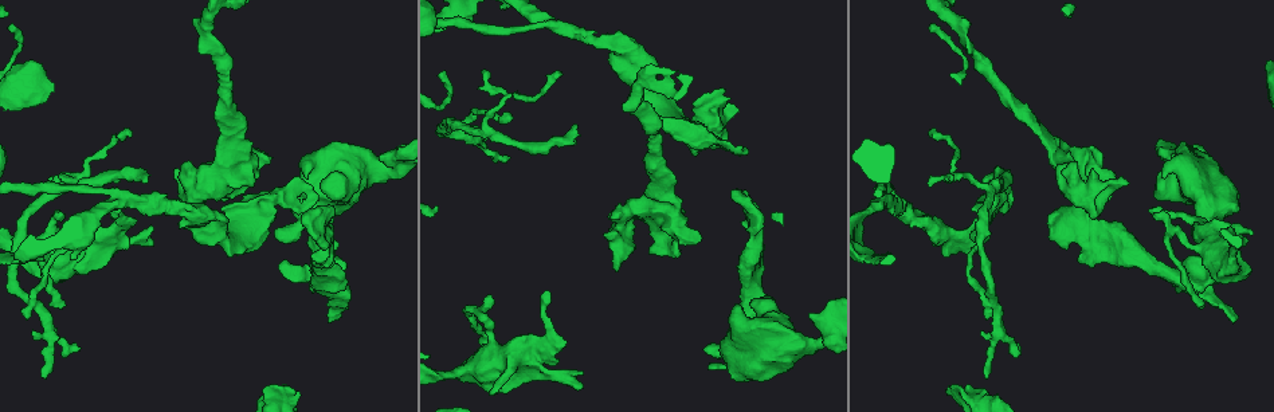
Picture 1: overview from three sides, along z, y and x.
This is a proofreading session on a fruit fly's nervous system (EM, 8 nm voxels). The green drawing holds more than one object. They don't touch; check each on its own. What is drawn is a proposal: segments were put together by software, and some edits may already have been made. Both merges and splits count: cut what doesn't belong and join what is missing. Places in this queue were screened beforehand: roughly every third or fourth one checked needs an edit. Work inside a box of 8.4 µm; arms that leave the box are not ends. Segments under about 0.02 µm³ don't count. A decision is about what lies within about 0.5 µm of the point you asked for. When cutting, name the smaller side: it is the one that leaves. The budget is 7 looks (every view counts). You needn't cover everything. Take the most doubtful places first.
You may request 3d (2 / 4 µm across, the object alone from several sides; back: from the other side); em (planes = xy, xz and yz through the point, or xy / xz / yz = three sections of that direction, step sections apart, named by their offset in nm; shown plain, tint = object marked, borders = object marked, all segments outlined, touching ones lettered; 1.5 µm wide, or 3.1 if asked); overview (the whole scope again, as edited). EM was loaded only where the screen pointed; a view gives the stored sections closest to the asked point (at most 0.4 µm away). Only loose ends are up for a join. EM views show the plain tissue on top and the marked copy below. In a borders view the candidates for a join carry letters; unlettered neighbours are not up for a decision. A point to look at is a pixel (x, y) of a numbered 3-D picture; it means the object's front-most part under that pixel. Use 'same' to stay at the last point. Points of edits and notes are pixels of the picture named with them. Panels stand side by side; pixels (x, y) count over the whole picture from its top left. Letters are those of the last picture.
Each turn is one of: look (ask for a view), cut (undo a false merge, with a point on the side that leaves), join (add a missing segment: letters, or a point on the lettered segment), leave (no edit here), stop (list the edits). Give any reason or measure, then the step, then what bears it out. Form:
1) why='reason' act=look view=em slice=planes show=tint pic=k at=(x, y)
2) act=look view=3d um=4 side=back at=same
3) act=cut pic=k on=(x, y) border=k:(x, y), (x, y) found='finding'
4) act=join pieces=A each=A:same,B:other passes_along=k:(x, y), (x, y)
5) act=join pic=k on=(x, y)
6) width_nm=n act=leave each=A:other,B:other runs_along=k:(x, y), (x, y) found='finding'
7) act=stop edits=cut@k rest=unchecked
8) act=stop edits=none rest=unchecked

why='free end' act=look view=3d um=2 pic=1 at=(1237, 318)

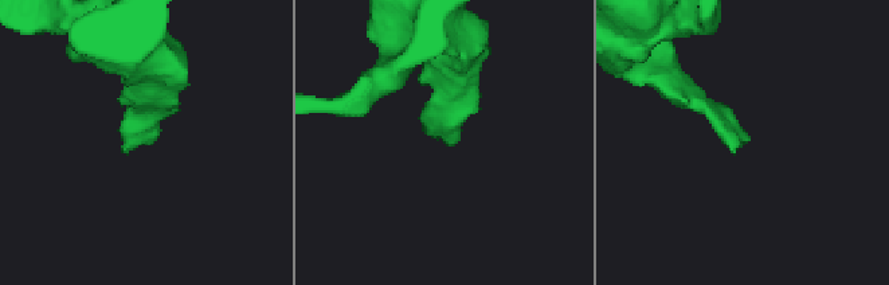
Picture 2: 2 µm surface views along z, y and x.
why='need the tissue' act=look view=em slice=planes show=borders pic=2 at=(429, 133)

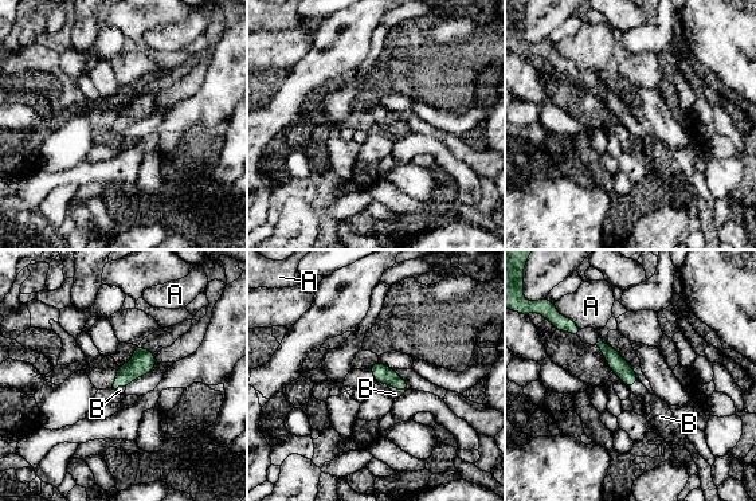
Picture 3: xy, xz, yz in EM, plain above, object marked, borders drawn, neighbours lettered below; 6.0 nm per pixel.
act=join pieces=B each=A:other,B:same passes_along=3:(382, 374), (396, 388), (395, 394) found='the neuron continues'

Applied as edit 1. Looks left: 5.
why='free end' act=look view=em slice=xy step=4 show=borders pic=1 at=(77, 348)

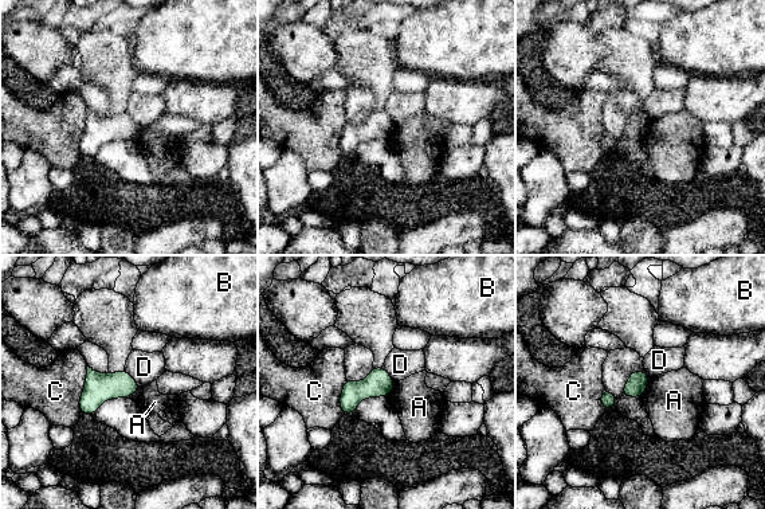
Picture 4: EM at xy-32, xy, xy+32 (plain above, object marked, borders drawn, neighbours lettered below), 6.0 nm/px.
why='another direction' act=look view=em slice=yz step=8 show=borders at=same

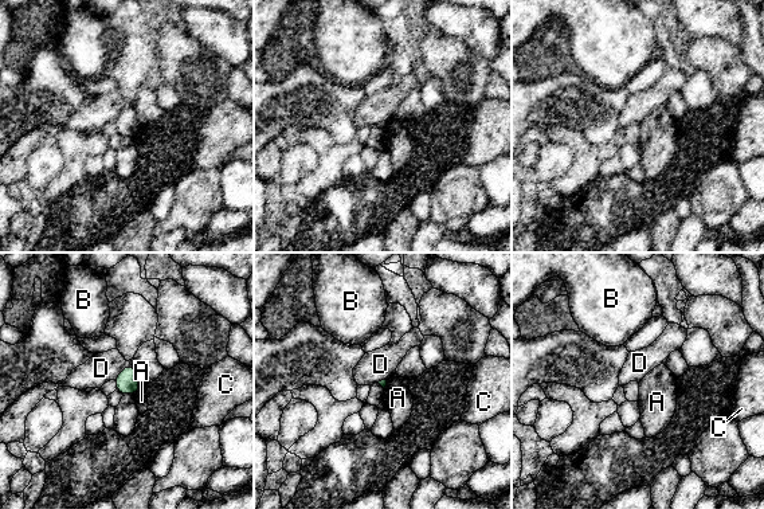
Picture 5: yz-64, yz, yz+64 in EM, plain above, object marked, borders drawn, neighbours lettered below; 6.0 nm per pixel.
act=leave each=A:other,B:other,C:other,D:other border=5:(133, 364), (124, 368), (114, 380) found='none of them fits'

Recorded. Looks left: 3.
act=stop edits=join@3 rest=unchecked

